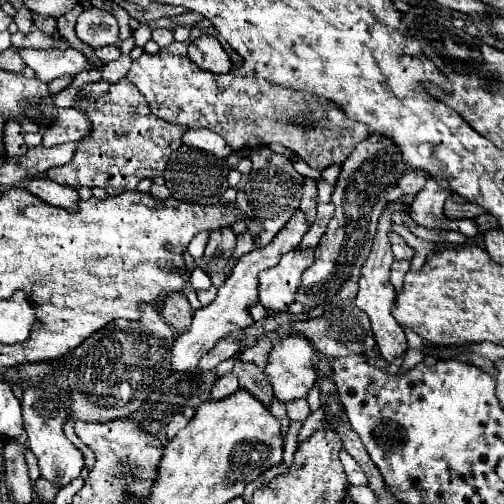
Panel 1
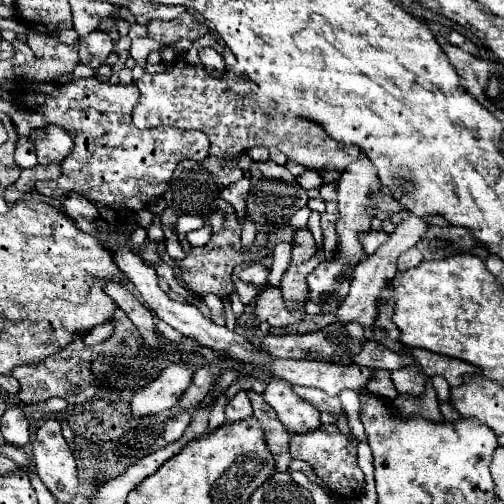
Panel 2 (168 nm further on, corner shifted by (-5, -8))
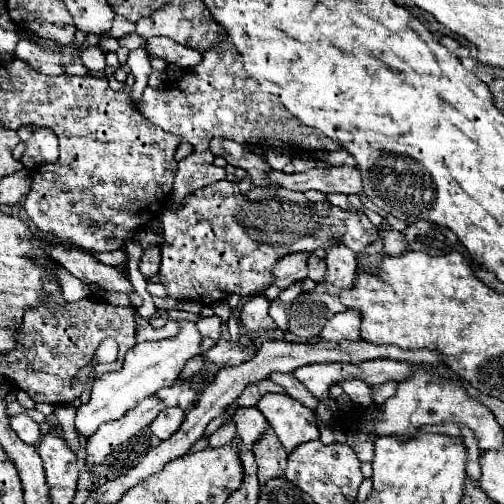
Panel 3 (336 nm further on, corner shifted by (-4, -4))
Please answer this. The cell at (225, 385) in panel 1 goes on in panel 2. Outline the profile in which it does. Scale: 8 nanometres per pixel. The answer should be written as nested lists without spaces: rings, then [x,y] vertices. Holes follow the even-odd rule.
[[[238,392],[228,404],[226,404],[226,422],[240,422],[252,416],[252,404],[246,396],[246,392]]]

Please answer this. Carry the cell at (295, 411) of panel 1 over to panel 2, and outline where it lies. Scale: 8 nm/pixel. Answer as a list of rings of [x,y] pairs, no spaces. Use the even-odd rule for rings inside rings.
[[[324,430],[294,434],[290,440],[290,454],[292,454],[292,458],[308,462],[312,466],[312,470],[316,472],[316,476],[324,482],[324,486],[328,486],[334,494],[344,496],[344,498],[356,498],[358,494],[362,494],[366,480],[364,480],[364,472],[360,470],[360,466],[356,462],[356,446],[346,442],[350,438],[358,440],[356,436],[346,436],[340,432],[328,434]]]

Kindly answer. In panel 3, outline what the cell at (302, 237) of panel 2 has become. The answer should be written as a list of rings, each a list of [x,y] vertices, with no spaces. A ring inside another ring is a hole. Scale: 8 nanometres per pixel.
[[[291,252],[291,256],[283,256],[273,268],[275,284],[283,290],[293,282],[307,278],[307,258],[309,252]]]

